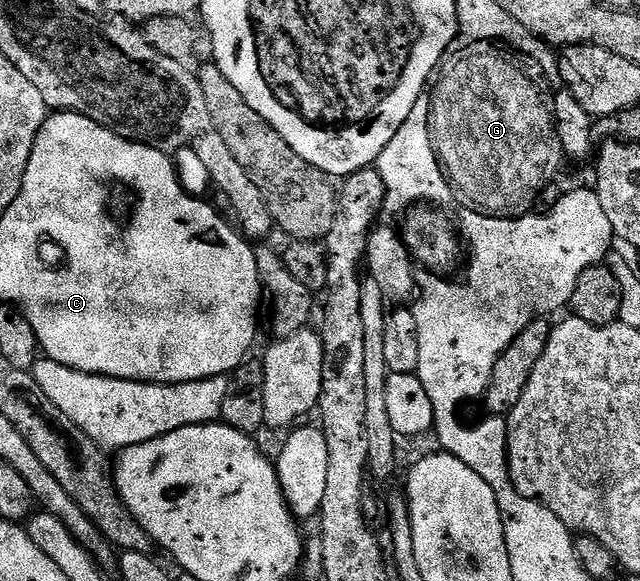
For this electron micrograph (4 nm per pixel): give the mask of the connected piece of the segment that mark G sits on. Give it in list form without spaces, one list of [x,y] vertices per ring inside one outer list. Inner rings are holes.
[[[478,45],[472,49],[465,49],[463,46],[453,48],[445,53],[440,61],[440,68],[434,74],[434,80],[430,85],[430,92],[427,94],[430,99],[430,111],[428,112],[428,130],[430,131],[430,143],[440,160],[440,168],[444,170],[444,178],[448,180],[448,186],[452,189],[452,196],[458,202],[464,204],[463,208],[469,213],[481,213],[487,217],[523,217],[529,212],[528,209],[536,201],[536,196],[544,189],[547,181],[552,181],[560,173],[560,164],[565,164],[566,158],[562,151],[562,145],[556,147],[552,141],[550,121],[546,117],[544,107],[540,105],[534,89],[530,83],[504,59],[504,53],[496,49],[494,45]]]

